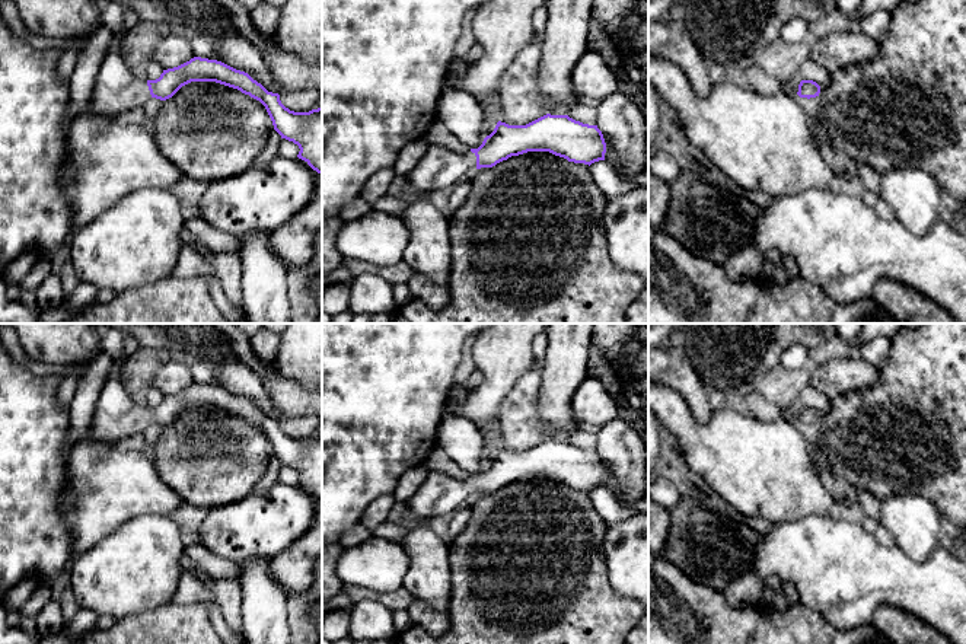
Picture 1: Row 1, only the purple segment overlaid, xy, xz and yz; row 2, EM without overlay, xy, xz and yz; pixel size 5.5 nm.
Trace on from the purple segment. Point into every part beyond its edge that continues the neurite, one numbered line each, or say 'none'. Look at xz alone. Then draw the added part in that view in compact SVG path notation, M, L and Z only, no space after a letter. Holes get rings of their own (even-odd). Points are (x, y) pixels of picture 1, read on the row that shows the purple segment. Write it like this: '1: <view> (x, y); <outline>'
1: xz (439, 168); M431 144L407 178L414 188L430 192L455 186L474 170L476 156L471 150L458 154Z

